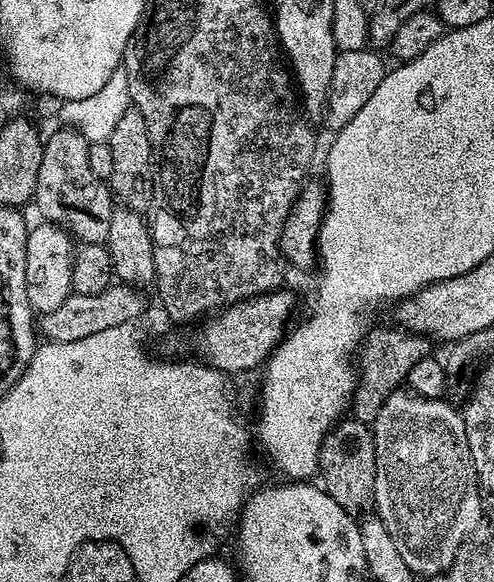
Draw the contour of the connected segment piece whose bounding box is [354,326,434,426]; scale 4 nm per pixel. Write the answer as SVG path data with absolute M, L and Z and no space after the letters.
M399 326L392 328L376 328L364 337L364 343L358 349L358 383L354 397L354 412L363 424L371 426L376 420L378 410L386 402L392 392L397 391L407 381L410 370L422 358L426 358L434 347L433 341L417 332L406 332Z

